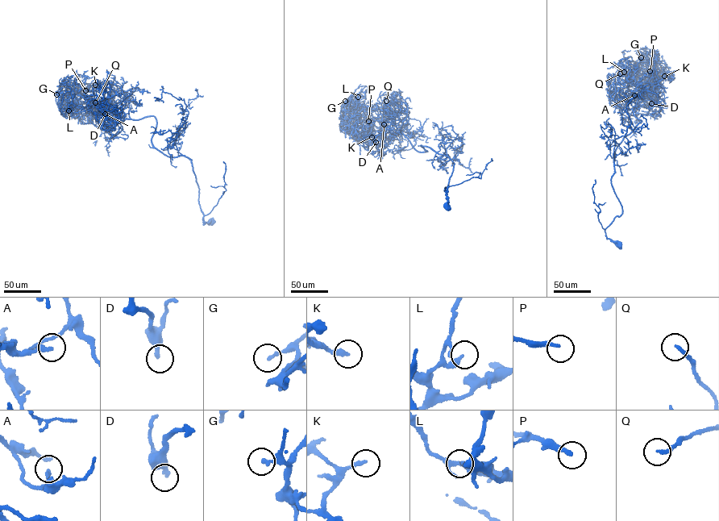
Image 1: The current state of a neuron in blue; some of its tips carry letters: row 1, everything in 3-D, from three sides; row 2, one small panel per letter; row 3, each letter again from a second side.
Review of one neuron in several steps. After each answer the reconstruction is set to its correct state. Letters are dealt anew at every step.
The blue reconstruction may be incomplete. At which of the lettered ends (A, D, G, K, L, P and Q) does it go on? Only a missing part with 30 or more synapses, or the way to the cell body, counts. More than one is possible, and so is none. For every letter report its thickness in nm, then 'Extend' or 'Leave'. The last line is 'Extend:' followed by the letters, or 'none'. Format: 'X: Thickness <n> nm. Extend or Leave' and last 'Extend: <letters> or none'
A: Thickness 180 nm. Leave
D: Thickness 300 nm. Extend
G: Thickness 170 nm. Leave
K: Thickness 220 nm. Leave
L: Thickness 240 nm. Leave
P: Thickness 200 nm. Leave
Q: Thickness 180 nm. Extend
Extend: D, Q

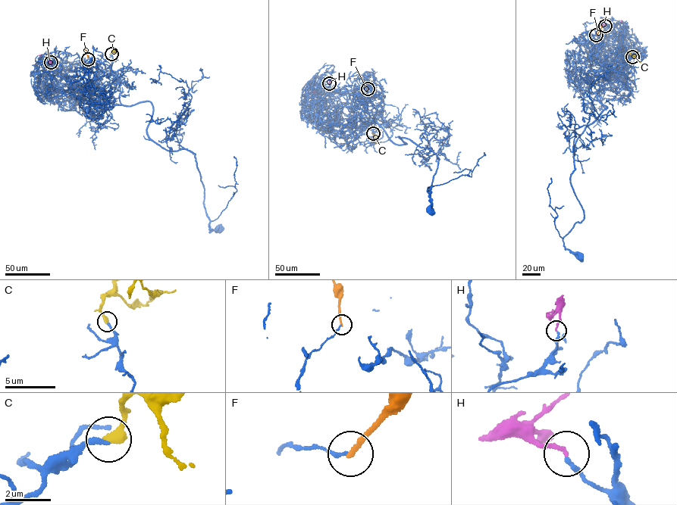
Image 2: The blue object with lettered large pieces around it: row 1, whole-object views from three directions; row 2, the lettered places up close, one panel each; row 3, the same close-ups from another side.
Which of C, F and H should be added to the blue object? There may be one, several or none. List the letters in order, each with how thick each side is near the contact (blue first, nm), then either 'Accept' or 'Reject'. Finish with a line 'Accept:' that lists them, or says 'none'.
C: Thickness 200 nm (blue) against 400 nm. Accept
F: Thickness 150 nm (blue) against 200 nm. Reject
H: Thickness 200 nm (blue) against 160 nm. Reject
Accept: C

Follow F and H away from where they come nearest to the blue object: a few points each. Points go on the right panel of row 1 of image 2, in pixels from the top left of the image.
F: (596, 35), (601, 25)
H: (605, 26), (604, 23), (622, 20)

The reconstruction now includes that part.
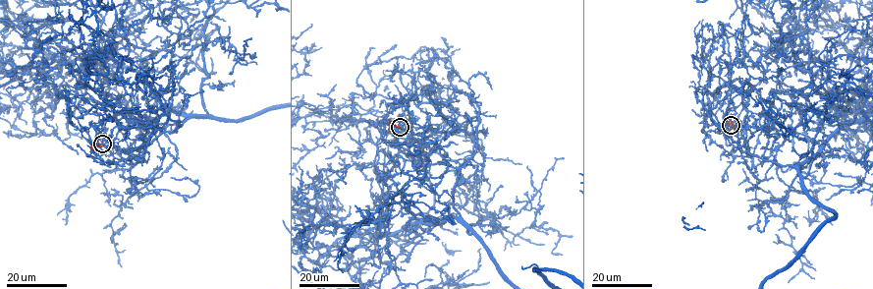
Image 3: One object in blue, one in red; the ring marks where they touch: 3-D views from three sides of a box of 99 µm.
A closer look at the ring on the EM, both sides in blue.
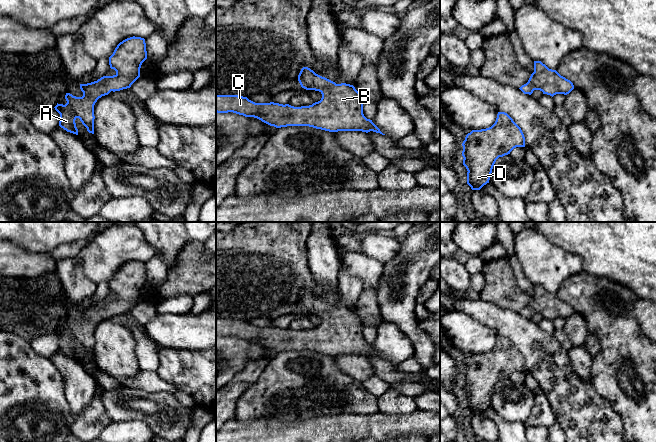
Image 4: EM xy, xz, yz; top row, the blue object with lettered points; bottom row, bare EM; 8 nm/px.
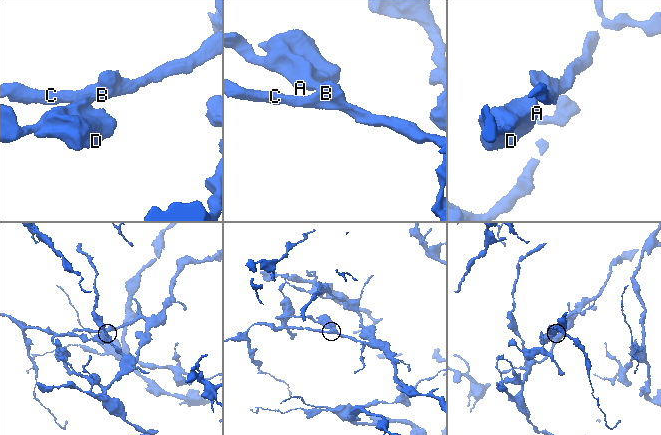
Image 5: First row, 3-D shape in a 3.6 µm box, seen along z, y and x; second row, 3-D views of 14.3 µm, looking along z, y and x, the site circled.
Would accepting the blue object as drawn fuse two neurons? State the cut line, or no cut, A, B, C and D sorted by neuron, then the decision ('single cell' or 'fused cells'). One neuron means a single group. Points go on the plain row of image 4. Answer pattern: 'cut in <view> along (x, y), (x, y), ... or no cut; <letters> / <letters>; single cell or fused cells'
no cut; A B C D; single cell

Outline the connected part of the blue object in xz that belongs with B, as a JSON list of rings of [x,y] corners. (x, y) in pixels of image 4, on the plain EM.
[[[303,291],[298,299],[298,305],[306,314],[319,315],[322,318],[320,325],[309,330],[294,331],[289,328],[279,327],[255,327],[247,321],[238,319],[216,319],[216,336],[233,336],[245,341],[254,341],[276,352],[287,350],[309,350],[329,356],[338,355],[362,355],[383,358],[380,353],[367,343],[363,338],[364,324],[362,319],[353,309],[335,306],[316,298],[308,291]]]

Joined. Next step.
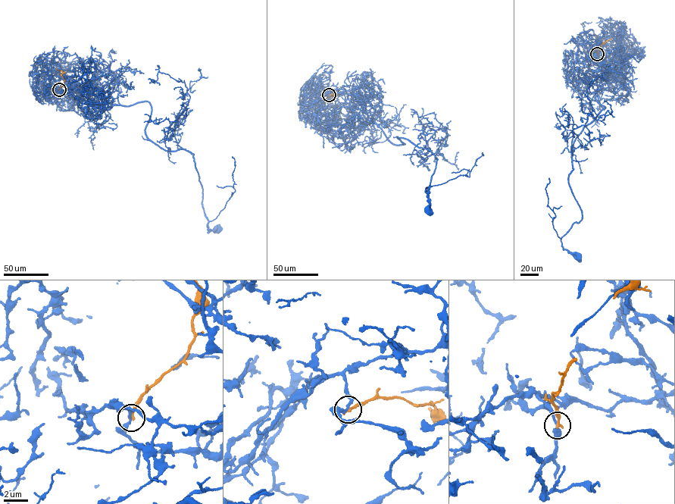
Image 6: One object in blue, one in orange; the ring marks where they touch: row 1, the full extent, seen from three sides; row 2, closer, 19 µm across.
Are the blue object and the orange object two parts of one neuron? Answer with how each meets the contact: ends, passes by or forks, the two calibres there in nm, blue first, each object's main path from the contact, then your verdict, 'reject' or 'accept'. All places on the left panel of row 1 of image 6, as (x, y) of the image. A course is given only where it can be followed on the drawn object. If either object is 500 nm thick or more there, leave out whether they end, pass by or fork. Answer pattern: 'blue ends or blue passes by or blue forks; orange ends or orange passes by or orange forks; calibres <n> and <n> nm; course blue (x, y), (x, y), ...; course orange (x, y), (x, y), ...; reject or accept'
blue passes by; orange ends; calibres 190 and 240 nm; course blue (59, 89), (51, 84), (91, 87), (113, 104), (148, 101), (146, 136), (193, 154), (208, 230), (217, 229); course orange (59, 89), (64, 79), (61, 71), (56, 69); reject

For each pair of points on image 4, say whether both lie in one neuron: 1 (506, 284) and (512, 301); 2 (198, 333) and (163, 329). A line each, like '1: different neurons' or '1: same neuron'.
1: same neuron
2: same neuron

